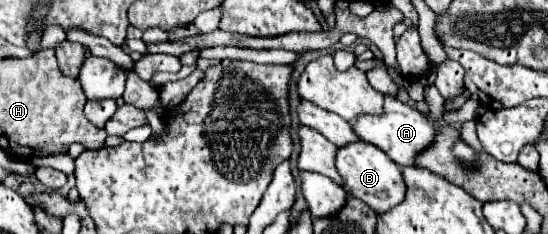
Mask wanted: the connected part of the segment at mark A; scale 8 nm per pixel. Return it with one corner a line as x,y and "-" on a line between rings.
386,95
386,103
384,103
384,115
380,115
380,117
370,117
370,115
358,117
354,131
362,141
382,149
400,167
412,167
414,159
424,149
428,149
436,137
436,129
430,125
426,115
422,115
418,109
414,109
414,107
394,99
394,97
388,97
388,95

